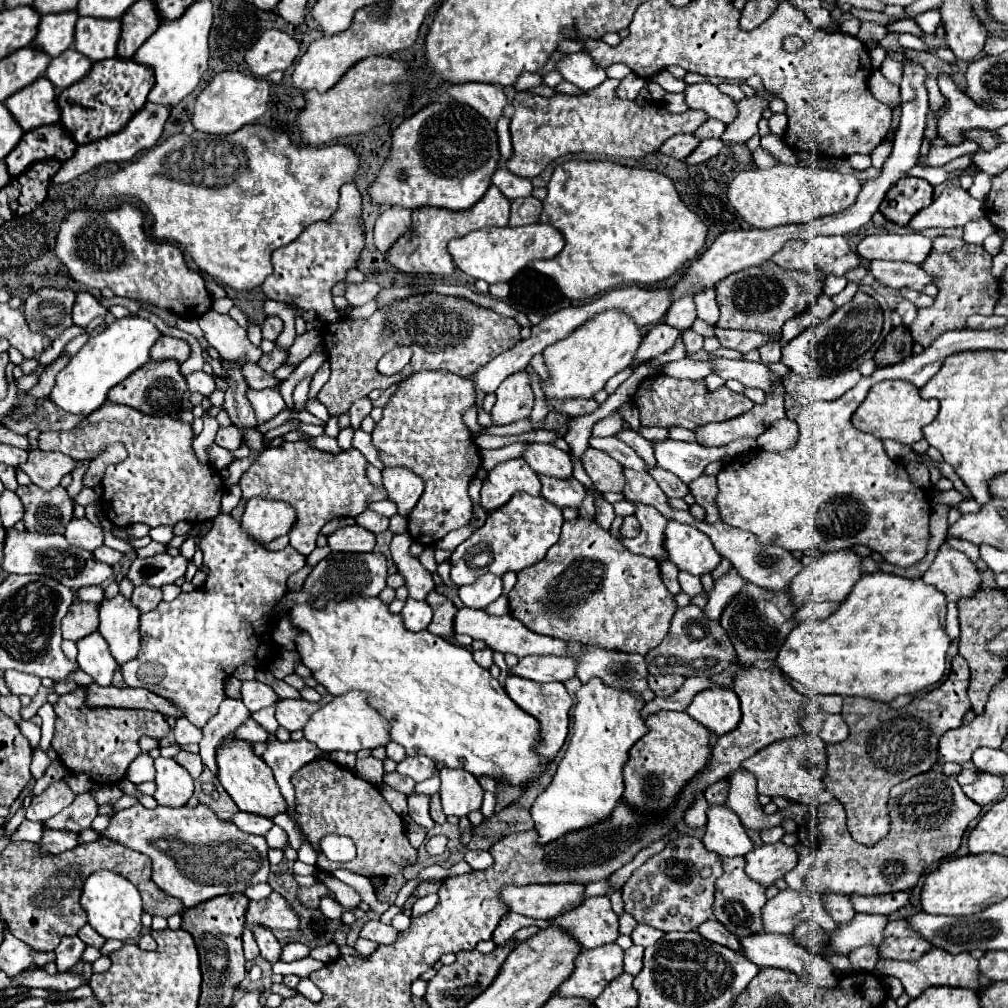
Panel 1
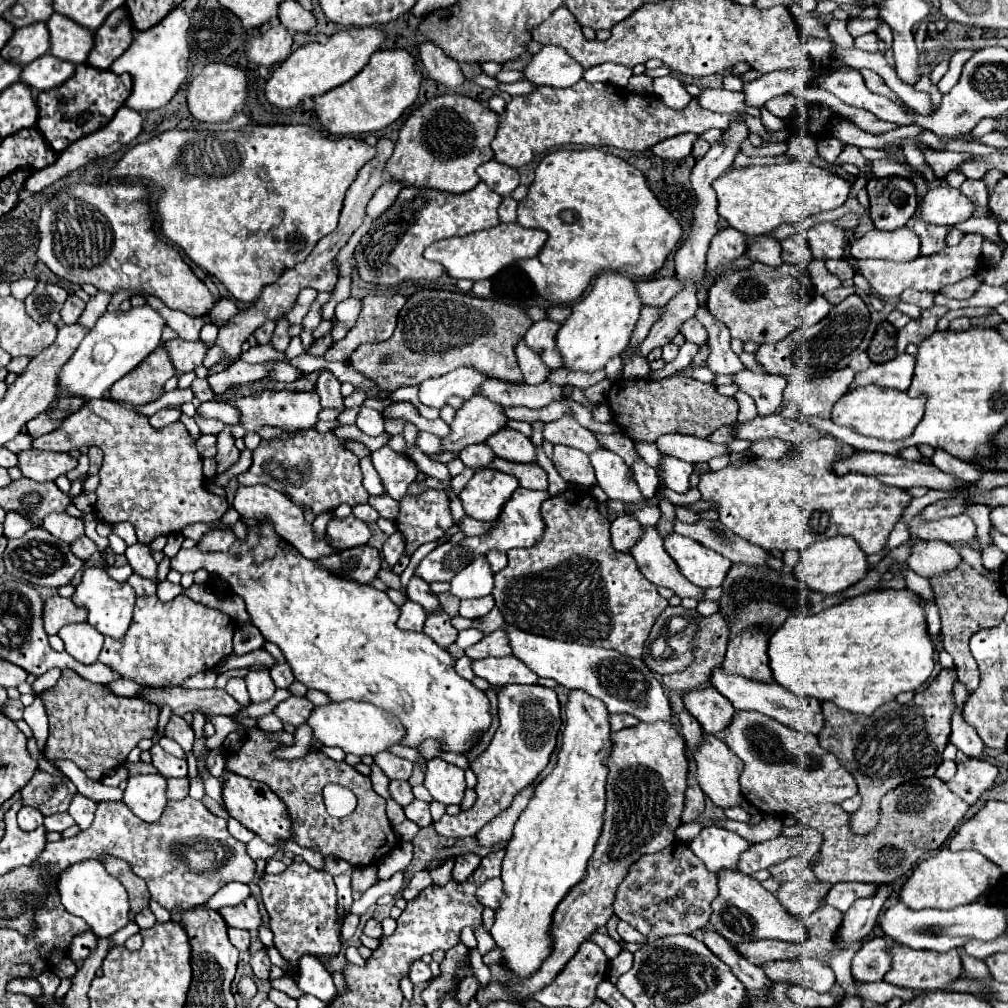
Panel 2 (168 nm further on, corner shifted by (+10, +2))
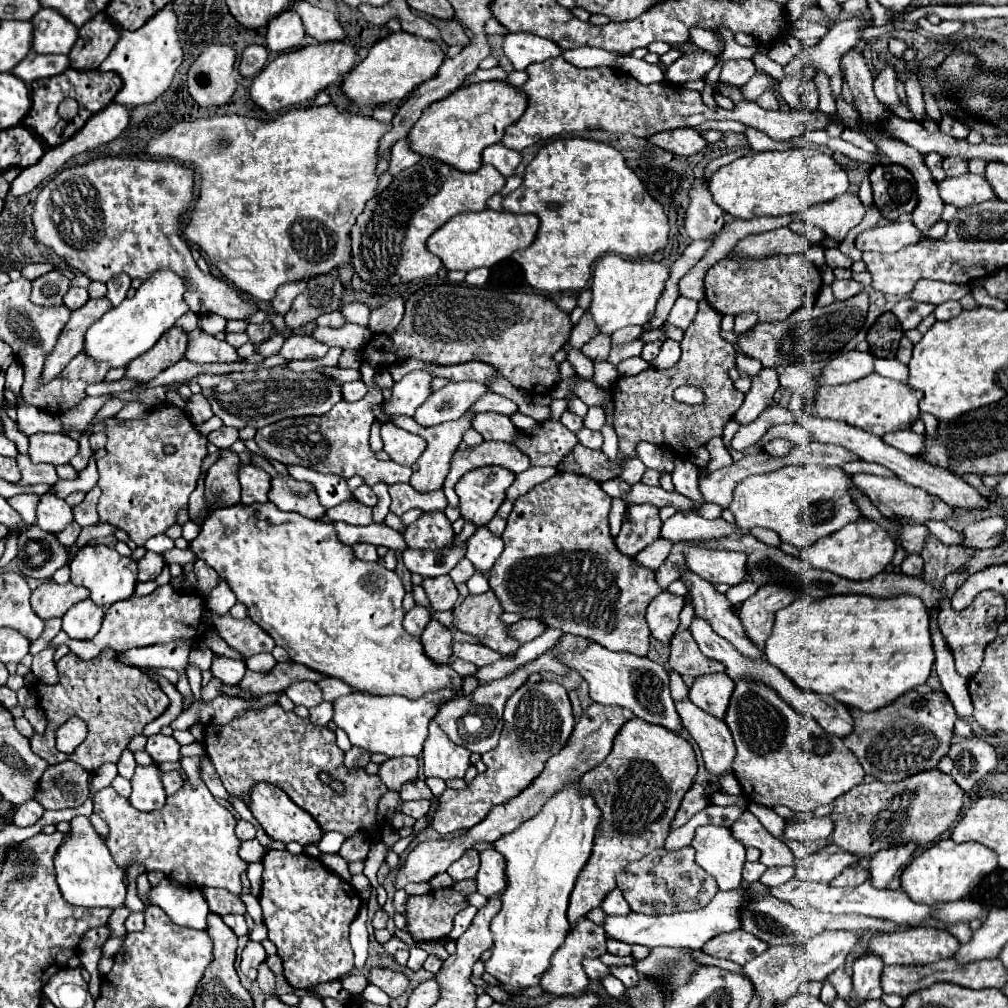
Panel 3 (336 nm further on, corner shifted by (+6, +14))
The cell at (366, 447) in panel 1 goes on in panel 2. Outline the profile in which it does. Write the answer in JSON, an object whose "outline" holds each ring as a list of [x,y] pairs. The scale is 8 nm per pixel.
{"outline":[[[371,455],[361,457],[361,471],[363,471],[363,485],[365,485],[365,489],[367,489],[371,495],[383,495],[385,491],[383,491],[381,479],[377,477],[377,471],[373,469]]]}

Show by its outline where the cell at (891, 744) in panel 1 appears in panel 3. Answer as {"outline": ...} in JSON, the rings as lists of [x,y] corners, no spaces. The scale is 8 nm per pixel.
{"outline":[[[909,691],[893,705],[877,709],[877,713],[857,713],[855,709],[851,709],[851,713],[855,729],[843,741],[857,755],[865,773],[883,783],[903,781],[915,773],[937,767],[939,759],[947,755],[953,737],[953,723],[957,719],[949,697],[941,691],[919,697],[913,697],[913,691]]]}

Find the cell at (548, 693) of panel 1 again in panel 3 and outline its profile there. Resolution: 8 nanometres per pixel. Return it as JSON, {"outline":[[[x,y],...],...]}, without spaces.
{"outline":[[[545,681],[519,687],[505,705],[503,721],[505,725],[501,731],[499,745],[483,755],[487,771],[467,783],[465,789],[445,789],[445,793],[439,797],[439,811],[433,819],[433,829],[439,835],[447,835],[461,829],[467,831],[475,827],[487,817],[487,813],[495,805],[503,805],[509,799],[517,797],[523,789],[527,789],[533,777],[537,777],[537,773],[545,769],[547,759],[563,749],[575,725],[567,691],[557,683]]]}

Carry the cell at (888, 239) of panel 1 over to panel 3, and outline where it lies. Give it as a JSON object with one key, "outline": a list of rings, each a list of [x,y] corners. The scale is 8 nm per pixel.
{"outline":[[[891,221],[863,231],[855,239],[855,247],[859,251],[895,253],[917,241],[921,241],[921,231],[917,231],[917,227],[911,221]]]}

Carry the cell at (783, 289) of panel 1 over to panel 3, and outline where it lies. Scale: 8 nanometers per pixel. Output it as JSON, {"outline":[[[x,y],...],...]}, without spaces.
{"outline":[[[771,255],[763,259],[749,257],[723,257],[717,261],[705,277],[705,299],[707,303],[723,315],[739,315],[753,311],[759,315],[759,321],[783,321],[799,307],[813,307],[821,289],[819,269],[805,259],[805,255]]]}

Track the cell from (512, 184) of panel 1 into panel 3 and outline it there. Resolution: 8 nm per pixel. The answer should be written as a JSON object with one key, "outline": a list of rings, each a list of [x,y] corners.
{"outline":[[[495,143],[483,151],[483,163],[493,165],[497,171],[503,173],[503,177],[509,177],[515,173],[515,167],[521,163],[521,155],[501,143]]]}

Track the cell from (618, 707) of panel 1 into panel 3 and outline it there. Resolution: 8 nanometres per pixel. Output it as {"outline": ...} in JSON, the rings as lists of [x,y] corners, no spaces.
{"outline":[[[571,785],[551,797],[537,817],[495,841],[495,849],[507,863],[509,885],[501,895],[501,913],[491,921],[493,955],[485,961],[485,971],[513,997],[517,997],[521,989],[539,985],[545,969],[551,967],[551,955],[565,941],[569,931],[569,895],[577,875],[591,855],[599,817],[601,811],[593,797],[581,795],[579,785]]]}

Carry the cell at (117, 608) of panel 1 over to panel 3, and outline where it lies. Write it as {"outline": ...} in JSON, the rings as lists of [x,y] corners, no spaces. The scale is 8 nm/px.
{"outline":[[[89,543],[77,551],[73,561],[69,563],[71,567],[71,583],[83,585],[89,589],[91,599],[99,607],[109,607],[115,601],[129,599],[135,591],[137,583],[137,561],[119,555],[115,549],[103,545],[103,543]]]}

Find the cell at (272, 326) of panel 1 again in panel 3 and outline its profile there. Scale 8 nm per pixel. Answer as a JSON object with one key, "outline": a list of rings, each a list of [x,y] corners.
{"outline":[[[269,321],[259,323],[259,325],[249,323],[247,329],[245,329],[245,333],[249,335],[249,341],[251,341],[251,343],[259,345],[259,343],[263,343],[263,341],[267,341],[267,339],[271,337],[271,329],[273,329],[273,325],[271,325]]]}

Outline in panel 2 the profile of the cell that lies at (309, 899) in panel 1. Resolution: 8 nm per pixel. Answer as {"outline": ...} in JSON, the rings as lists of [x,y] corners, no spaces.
{"outline":[[[295,861],[281,875],[263,875],[259,887],[271,917],[269,927],[275,933],[275,947],[295,965],[295,969],[299,969],[297,959],[303,953],[311,953],[315,957],[339,953],[341,925],[337,923],[337,891],[329,873],[317,871],[305,861]]]}

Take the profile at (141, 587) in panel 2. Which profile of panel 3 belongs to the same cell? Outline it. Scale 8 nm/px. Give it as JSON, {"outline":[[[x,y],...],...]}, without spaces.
{"outline":[[[147,551],[143,559],[139,559],[139,581],[151,581],[161,575],[165,567],[165,561],[159,553]]]}

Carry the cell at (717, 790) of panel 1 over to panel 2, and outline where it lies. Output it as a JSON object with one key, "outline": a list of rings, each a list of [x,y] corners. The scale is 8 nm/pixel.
{"outline":[[[691,783],[685,791],[685,811],[681,815],[681,823],[695,821],[705,809],[705,793],[697,783]]]}

